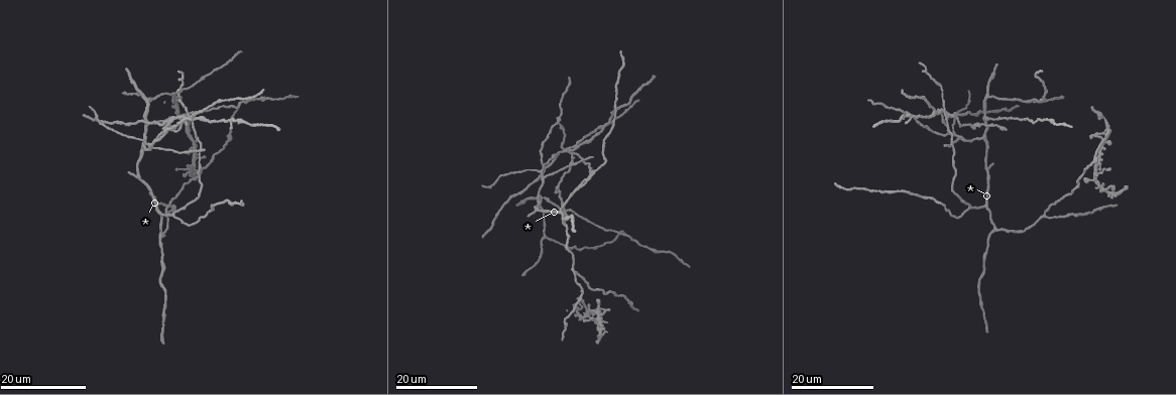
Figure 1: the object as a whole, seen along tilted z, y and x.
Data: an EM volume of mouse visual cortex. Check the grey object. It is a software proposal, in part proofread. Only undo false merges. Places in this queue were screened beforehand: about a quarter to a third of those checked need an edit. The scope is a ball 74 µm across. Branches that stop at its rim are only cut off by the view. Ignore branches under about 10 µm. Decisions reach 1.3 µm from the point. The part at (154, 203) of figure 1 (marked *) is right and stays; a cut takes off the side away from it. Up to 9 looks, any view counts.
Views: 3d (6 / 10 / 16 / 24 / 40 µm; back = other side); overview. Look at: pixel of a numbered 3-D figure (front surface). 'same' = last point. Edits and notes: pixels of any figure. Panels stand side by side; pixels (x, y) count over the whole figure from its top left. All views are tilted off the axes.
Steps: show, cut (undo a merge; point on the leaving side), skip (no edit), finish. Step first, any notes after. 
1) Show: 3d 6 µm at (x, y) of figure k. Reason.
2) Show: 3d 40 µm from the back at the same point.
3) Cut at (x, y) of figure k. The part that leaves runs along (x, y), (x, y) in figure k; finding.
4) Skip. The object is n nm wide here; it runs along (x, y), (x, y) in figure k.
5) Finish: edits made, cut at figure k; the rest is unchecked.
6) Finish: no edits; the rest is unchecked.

Show: 3d 24 µm at (1078, 184) of figure 1.

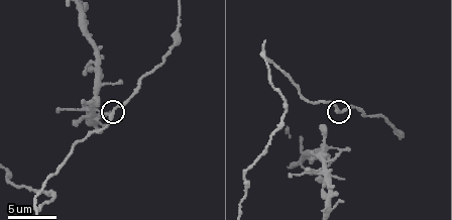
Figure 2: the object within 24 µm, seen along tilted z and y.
Show: 3d 10 µm at (116, 110) of figure 2. Zoom in.

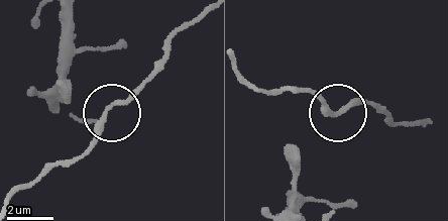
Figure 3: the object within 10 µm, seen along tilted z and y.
Show: 3d 10 µm from the back at (109, 106) of figure 3. Other side.

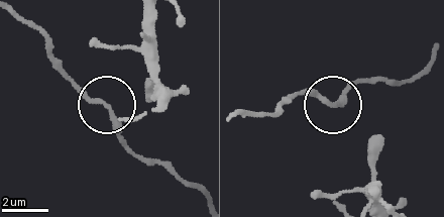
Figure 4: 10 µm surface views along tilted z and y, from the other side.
Skip. It runs along (426, 64), (404, 80), (359, 82), (335, 106), (289, 95) in figure 4; all the same neuron.

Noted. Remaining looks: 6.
Show: 3d 10 µm at (263, 54) of figure 2. Three-way junction.

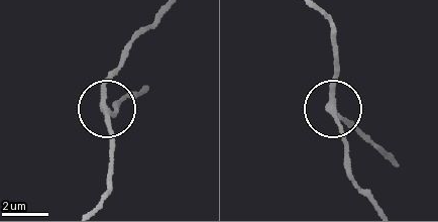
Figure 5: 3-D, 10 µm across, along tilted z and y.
Skip. It runs along (321, 14), (334, 34), (334, 117), (349, 179) in figure 5; continuous, no second neuron.

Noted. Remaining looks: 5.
Show: 3d 16 µm at (163, 238) of figure 1. A fork.

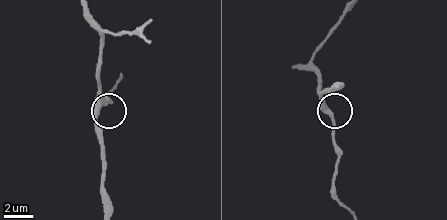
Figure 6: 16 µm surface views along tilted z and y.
Show: 3d 10 µm at (103, 101) of figure 6.

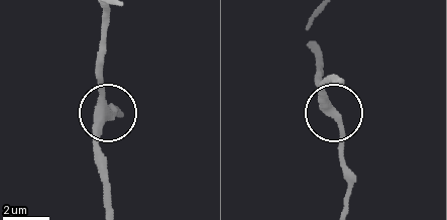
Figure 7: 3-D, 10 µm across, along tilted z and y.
Skip. It runs along (104, 21), (106, 119), (99, 163) in figure 7; all the same neuron.

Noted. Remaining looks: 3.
Show: 3d 16 µm at (981, 138) of figure 1.

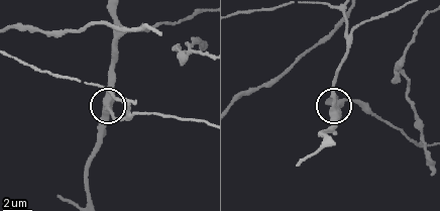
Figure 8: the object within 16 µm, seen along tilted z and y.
Show: 3d 10 µm at (336, 103) of figure 8. Zoom in.

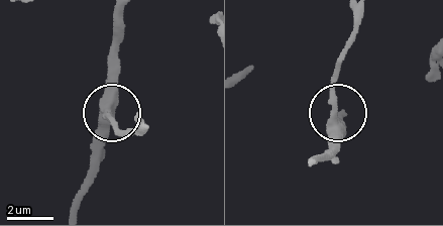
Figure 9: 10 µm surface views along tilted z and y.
Skip. The object is 390 nm wide here; one neuron here.

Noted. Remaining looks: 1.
Finish: no edits; the rest is unchecked.

